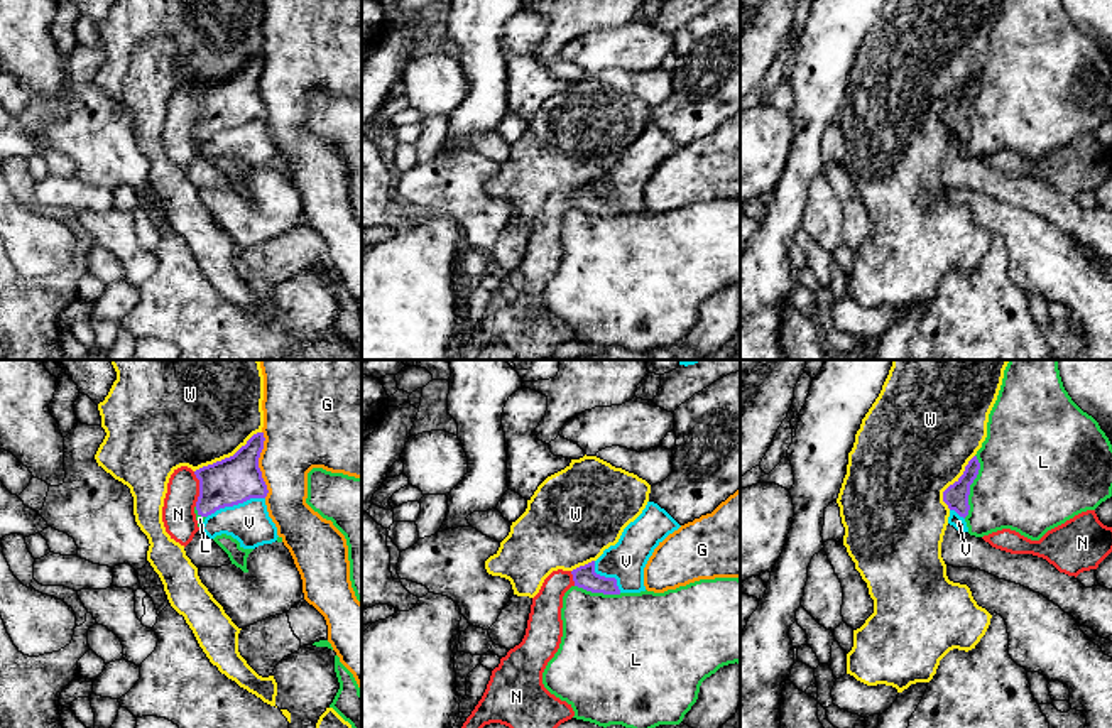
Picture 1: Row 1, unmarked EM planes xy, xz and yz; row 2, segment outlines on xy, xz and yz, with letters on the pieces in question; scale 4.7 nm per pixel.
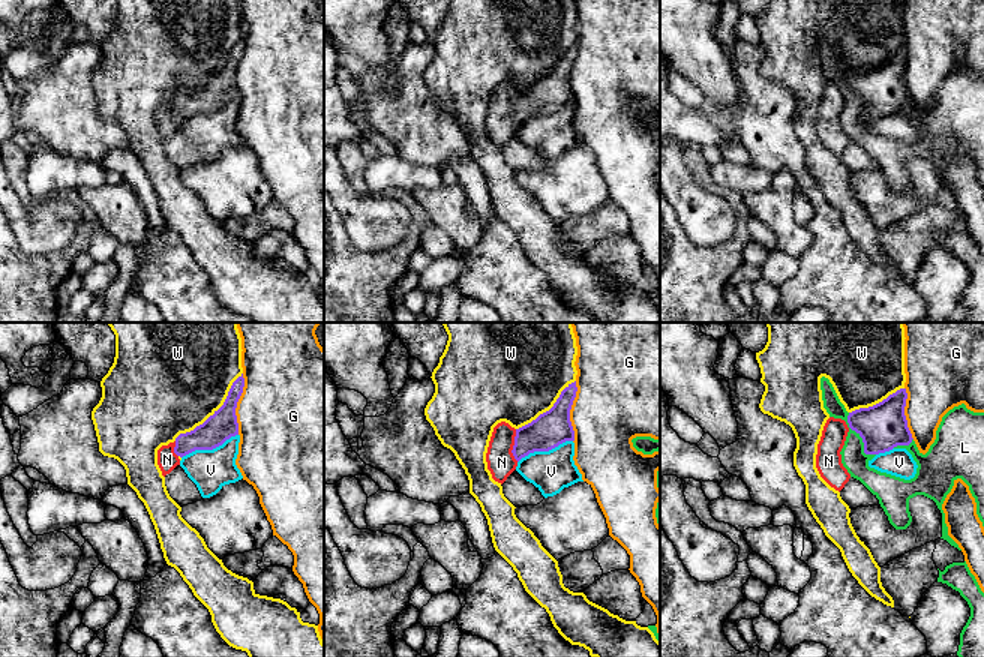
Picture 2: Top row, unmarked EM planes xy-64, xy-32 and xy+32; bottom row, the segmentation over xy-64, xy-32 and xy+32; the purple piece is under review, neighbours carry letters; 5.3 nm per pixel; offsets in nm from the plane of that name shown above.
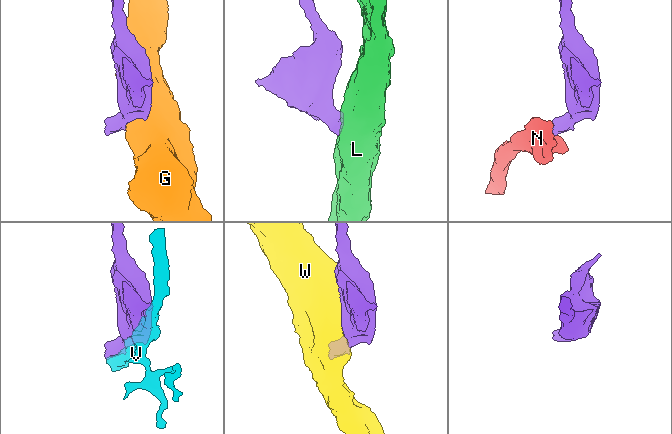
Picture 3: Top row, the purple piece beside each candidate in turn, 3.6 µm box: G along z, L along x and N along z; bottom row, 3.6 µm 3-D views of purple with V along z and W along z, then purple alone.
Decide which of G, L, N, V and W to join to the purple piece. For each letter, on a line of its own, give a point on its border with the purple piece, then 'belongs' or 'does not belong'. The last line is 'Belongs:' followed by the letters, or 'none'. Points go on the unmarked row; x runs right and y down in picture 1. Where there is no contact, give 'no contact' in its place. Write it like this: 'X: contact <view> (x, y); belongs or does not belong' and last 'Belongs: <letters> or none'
G: contact xy (257, 86); does not belong
L: contact yz (969, 108); does not belong
N: contact xy (200, 110); belongs
V: contact xy (235, 125); does not belong
W: contact xy (227, 80); does not belong
Belongs: N

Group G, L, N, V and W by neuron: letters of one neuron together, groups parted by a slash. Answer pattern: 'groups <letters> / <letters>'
groups G / L / N / V / W

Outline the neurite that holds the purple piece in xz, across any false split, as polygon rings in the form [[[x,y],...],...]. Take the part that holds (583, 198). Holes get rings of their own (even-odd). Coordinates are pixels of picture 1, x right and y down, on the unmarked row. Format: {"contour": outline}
{"contour": [[[595,182],[573,193],[553,193],[532,220],[522,263],[492,292],[487,311],[463,345],[458,360],[475,360],[490,345],[509,348],[515,360],[541,360],[575,338],[571,326],[551,316],[542,294],[563,258],[563,218],[578,208],[591,215],[620,216],[615,199],[595,194]]]}

